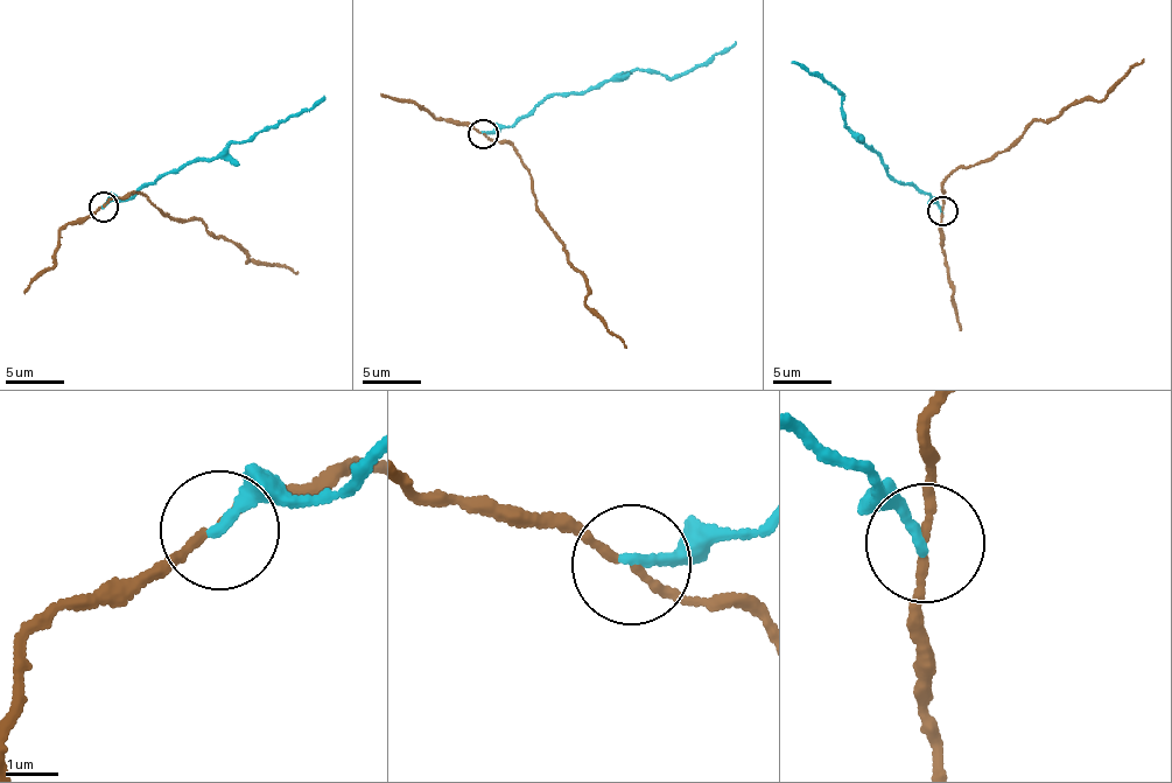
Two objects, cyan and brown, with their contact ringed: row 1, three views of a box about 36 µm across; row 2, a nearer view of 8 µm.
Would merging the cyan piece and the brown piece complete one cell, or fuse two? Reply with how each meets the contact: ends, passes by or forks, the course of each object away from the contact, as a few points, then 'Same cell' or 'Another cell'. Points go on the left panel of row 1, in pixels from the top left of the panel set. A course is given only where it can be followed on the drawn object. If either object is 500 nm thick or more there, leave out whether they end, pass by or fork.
At the ring cyan ends. At the ring brown passes by. Course of cyan: (103, 208), (132, 197), (188, 161), (223, 155), (234, 142), (251, 139), (323, 97). Course of brown: (103, 208), (114, 197), (142, 193), (161, 215), (194, 217), (213, 239), (240, 247), (248, 263), (297, 270). Another cell

